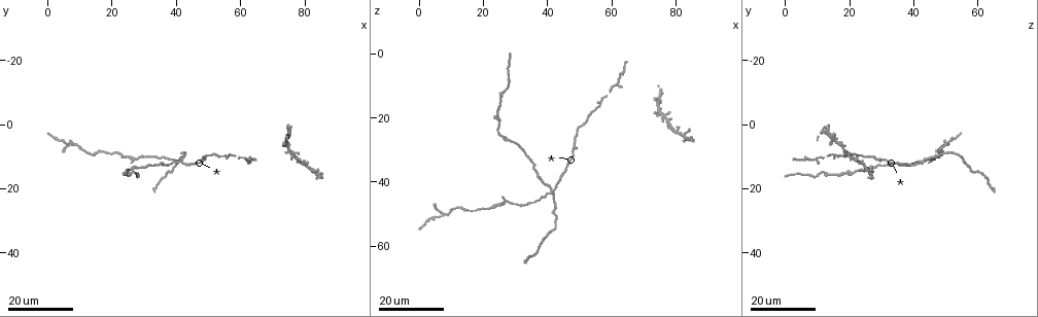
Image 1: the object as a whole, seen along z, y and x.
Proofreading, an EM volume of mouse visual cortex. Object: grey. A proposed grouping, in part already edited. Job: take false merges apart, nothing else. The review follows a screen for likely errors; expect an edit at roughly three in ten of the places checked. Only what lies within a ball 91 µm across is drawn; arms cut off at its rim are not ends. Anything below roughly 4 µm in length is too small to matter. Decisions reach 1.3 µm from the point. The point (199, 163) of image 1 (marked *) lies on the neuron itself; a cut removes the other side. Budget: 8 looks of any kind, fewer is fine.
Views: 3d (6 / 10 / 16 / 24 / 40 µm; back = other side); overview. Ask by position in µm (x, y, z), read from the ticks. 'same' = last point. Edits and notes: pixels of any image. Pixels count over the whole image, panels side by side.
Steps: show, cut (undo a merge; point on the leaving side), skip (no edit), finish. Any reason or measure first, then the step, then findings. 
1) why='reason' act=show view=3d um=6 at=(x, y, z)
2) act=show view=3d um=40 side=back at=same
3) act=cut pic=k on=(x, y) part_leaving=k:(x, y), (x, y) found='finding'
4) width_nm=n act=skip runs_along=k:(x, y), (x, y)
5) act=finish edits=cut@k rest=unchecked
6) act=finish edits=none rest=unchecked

why='looks like a crossing' act=show view=3d um=24 at=(41.0, 11.0, 43.0)

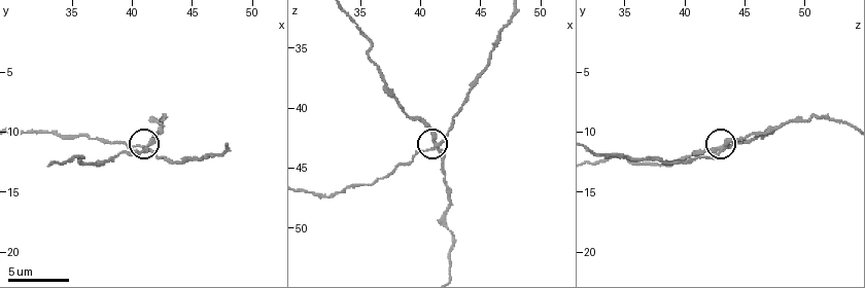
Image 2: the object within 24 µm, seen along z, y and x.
act=show view=3d um=6 at=(41.4, 11.4, 43.0)

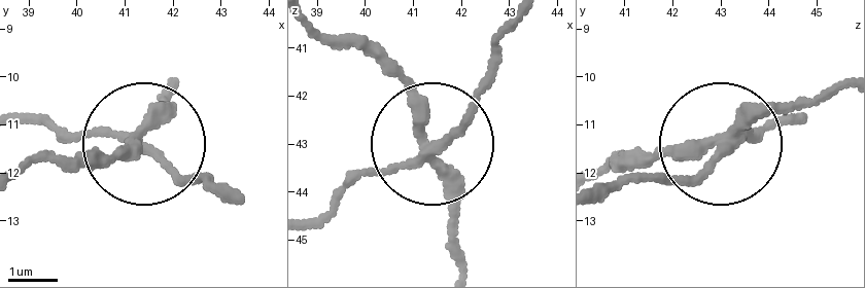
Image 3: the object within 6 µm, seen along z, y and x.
act=skip runs_along=3:(234, 201), (147, 147), (53, 122) found='all the same neuron'

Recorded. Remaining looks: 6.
why='calibre changes' act=show view=3d um=16 at=(26.5, 10.5, 46.5)

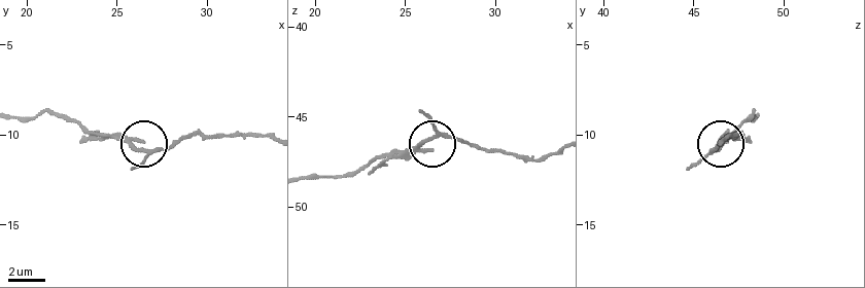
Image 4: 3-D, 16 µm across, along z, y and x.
act=show view=3d um=10 at=(26.8, 10.9, 46.0)

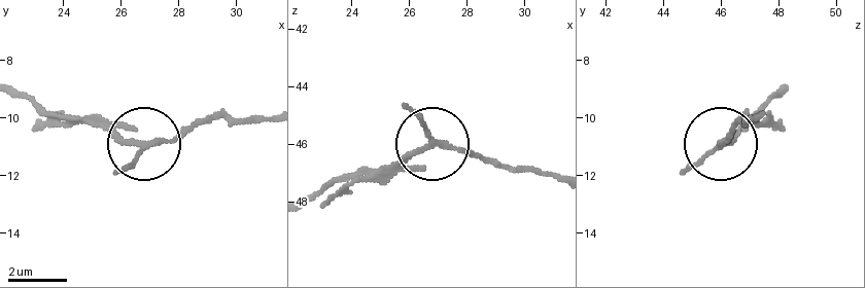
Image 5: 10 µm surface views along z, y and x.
width_nm=150 act=skip runs_along=5:(552, 178), (427, 146), (385, 180) found='continuous, no second neuron'

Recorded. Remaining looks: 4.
why='four arms meet' act=show view=3d um=16 at=(7.5, 6.0, 50.0)

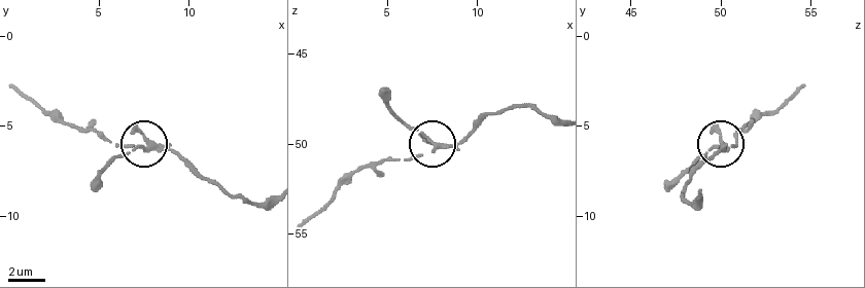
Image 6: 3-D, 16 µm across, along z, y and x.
act=show view=3d um=10 at=(7.8, 6.2, 50.2)

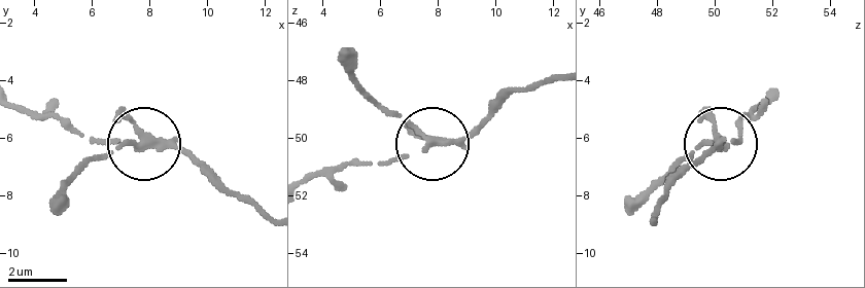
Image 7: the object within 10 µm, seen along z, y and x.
arms=4 act=skip runs_along=7:(653, 219), (676, 182), (720, 146), (678, 157) found='continuous, no second neuron'

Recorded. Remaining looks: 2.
why='arms part here' act=show view=3d um=16 at=(62.0, 11.0, 9.5)

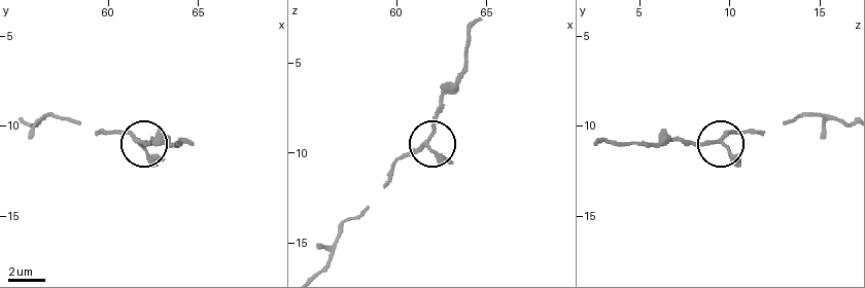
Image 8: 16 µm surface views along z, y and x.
act=show view=3d um=10 at=(61.7, 10.8, 9.6)

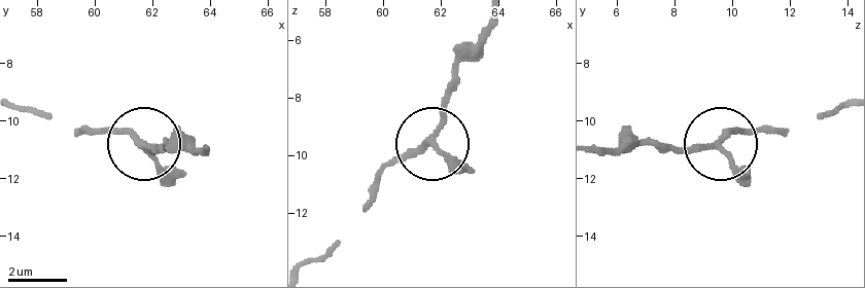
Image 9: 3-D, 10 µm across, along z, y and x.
arms=3 act=skip runs_along=9:(842, 107), (783, 131), (734, 131), (710, 146), (653, 146) found='one neuron here'

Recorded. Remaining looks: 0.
act=finish edits=none rest=unchecked

